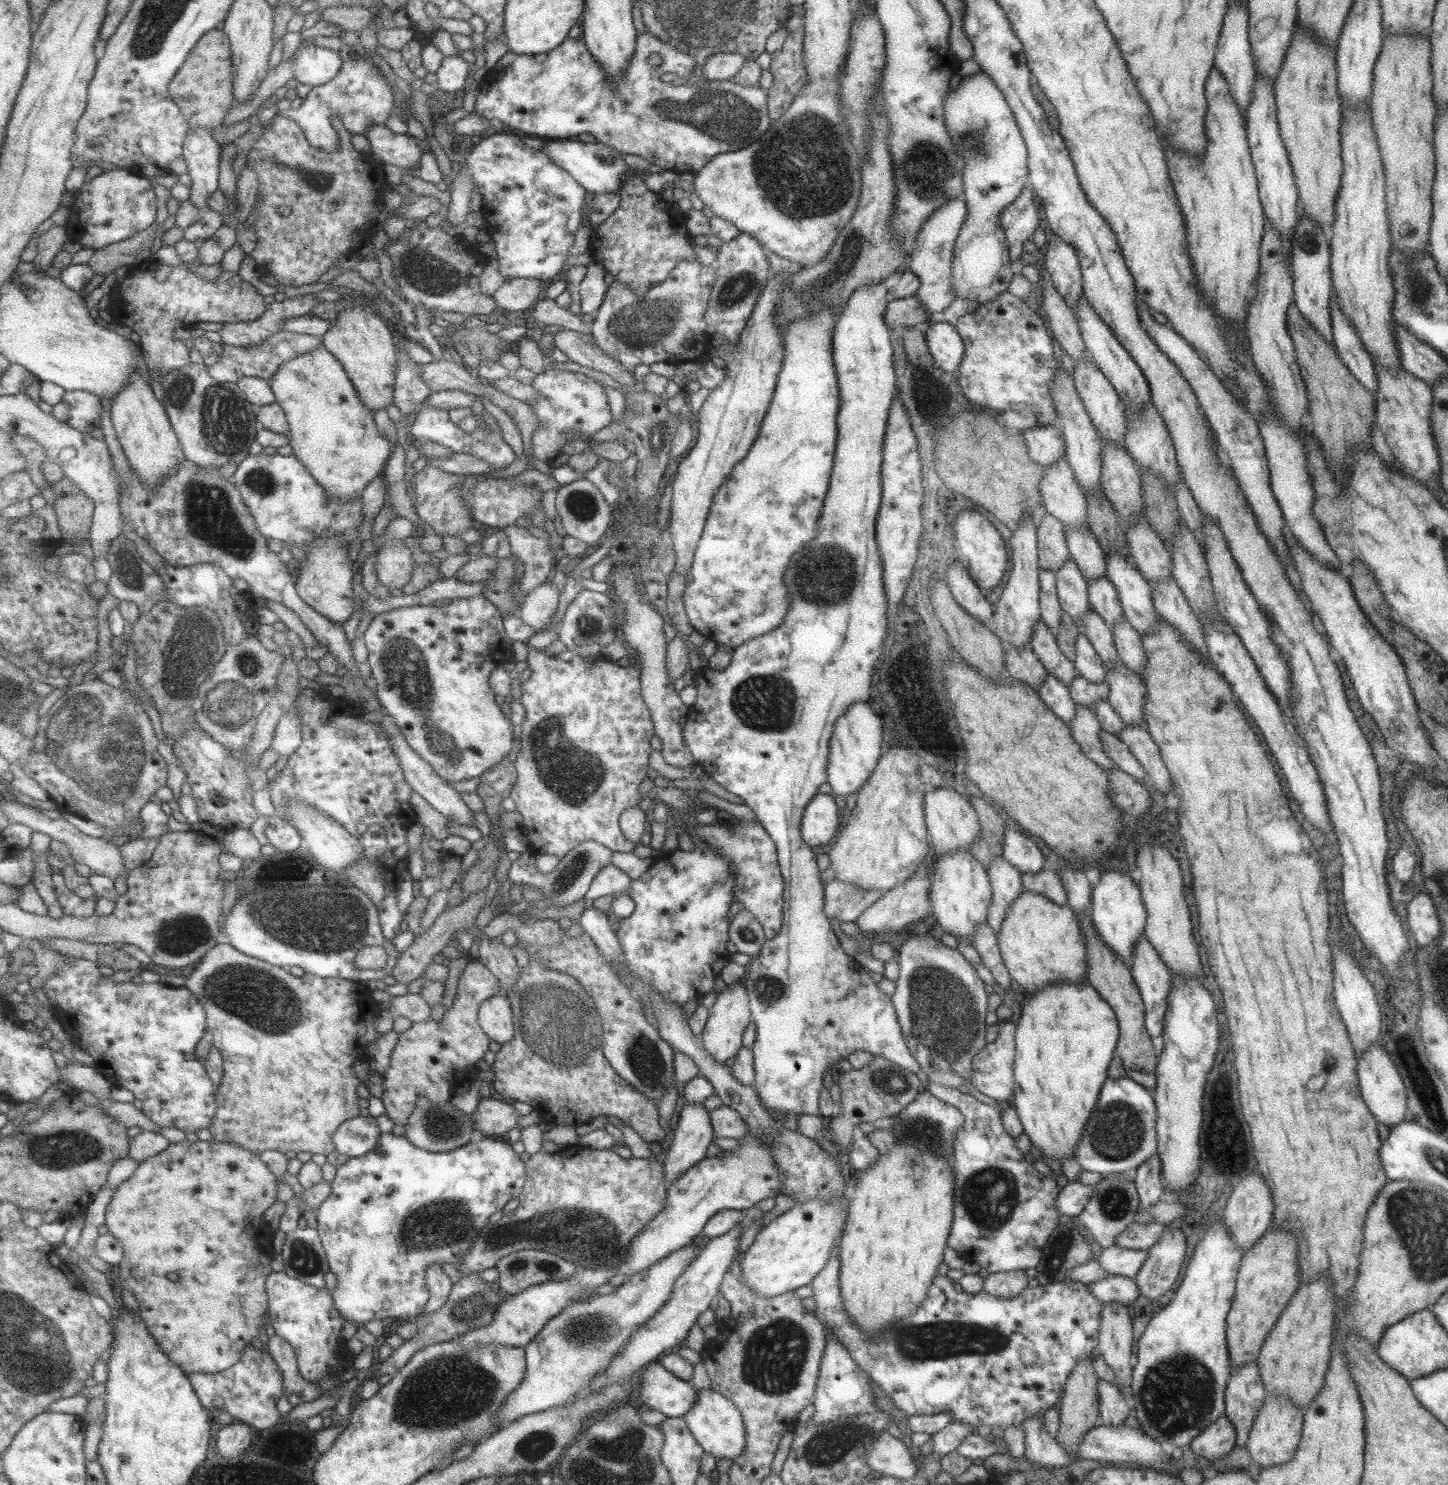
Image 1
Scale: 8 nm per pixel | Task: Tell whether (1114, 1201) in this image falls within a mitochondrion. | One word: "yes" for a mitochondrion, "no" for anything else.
yes

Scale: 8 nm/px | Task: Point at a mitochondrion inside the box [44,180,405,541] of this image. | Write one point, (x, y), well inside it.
(226, 424)

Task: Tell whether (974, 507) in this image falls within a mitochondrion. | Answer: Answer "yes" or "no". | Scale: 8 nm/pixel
no

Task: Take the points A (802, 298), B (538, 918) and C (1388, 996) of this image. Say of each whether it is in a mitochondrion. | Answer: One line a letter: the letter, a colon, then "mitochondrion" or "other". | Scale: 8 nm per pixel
A: mitochondrion
B: other
C: other

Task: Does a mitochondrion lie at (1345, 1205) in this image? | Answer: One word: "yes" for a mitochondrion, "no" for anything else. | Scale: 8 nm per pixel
no

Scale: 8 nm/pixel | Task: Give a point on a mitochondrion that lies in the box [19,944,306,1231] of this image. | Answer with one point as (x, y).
(55, 1151)

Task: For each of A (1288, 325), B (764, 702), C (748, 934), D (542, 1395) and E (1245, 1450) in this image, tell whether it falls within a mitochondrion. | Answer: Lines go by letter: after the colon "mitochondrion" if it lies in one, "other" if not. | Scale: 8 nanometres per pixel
A: other
B: mitochondrion
C: mitochondrion
D: other
E: other

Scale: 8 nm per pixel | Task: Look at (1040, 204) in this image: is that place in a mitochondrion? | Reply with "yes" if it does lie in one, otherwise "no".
no

